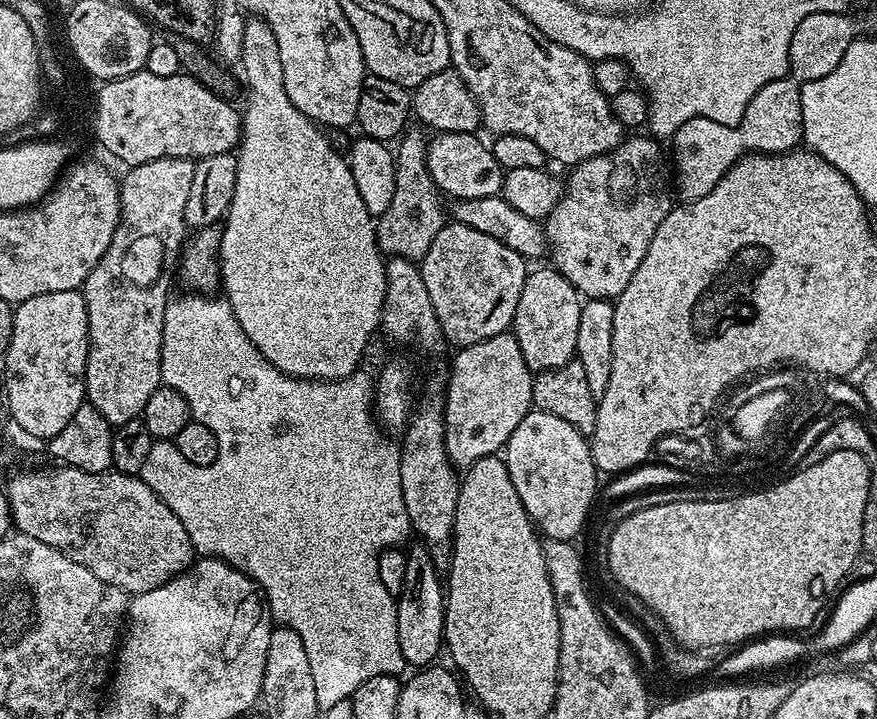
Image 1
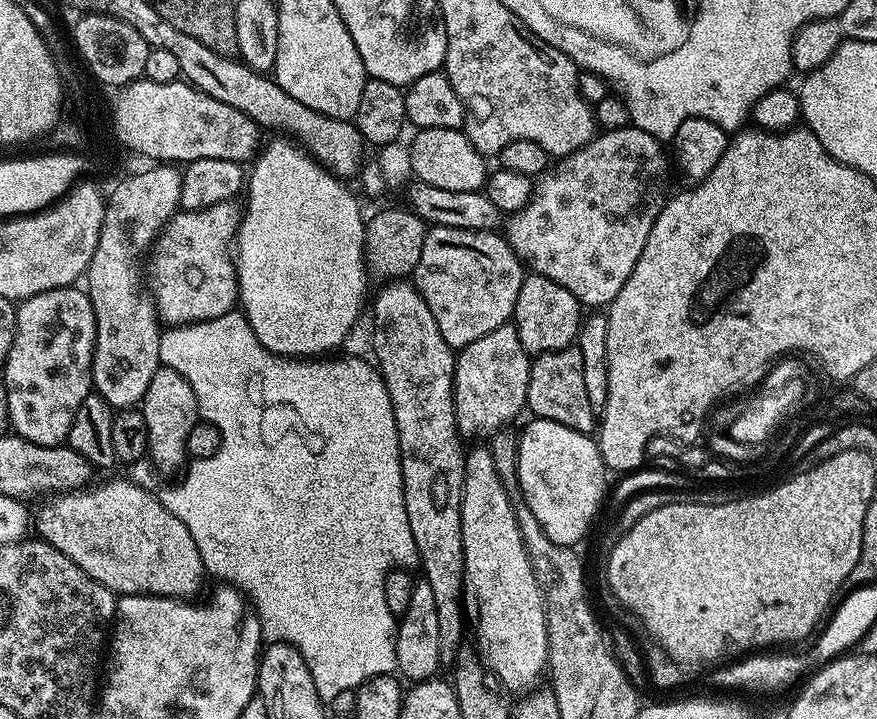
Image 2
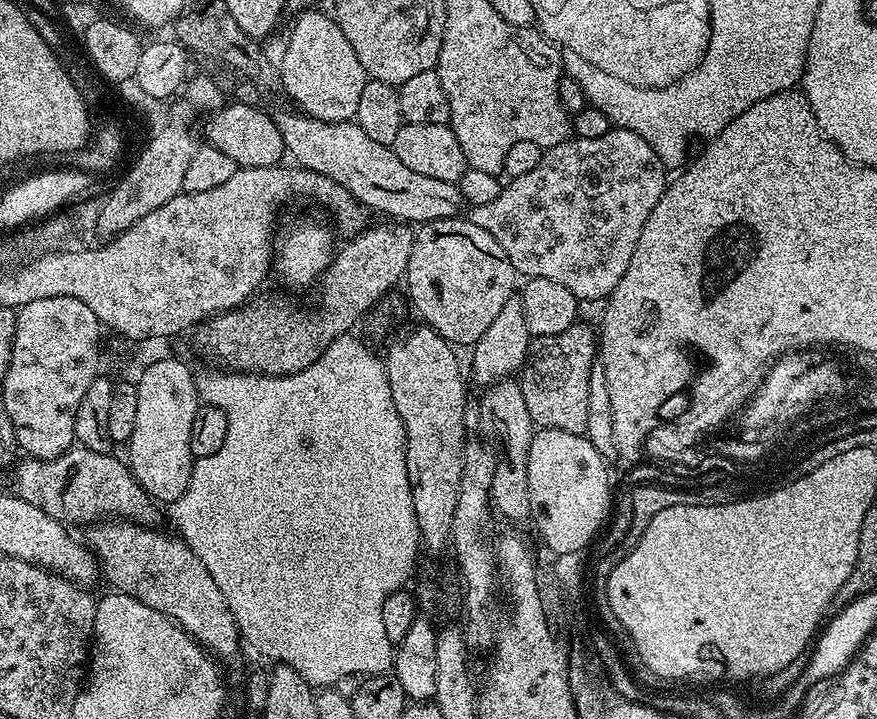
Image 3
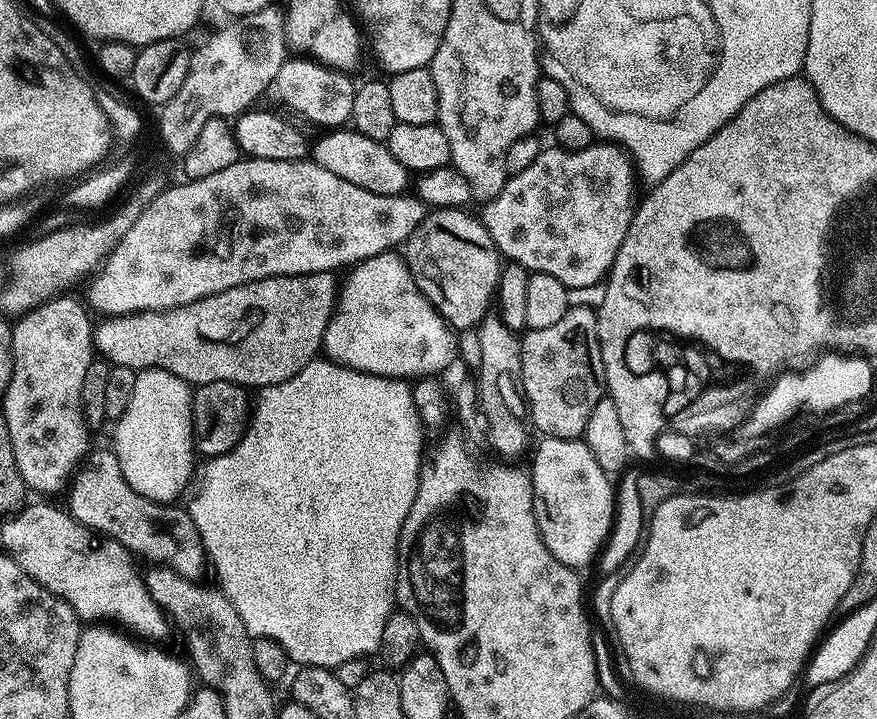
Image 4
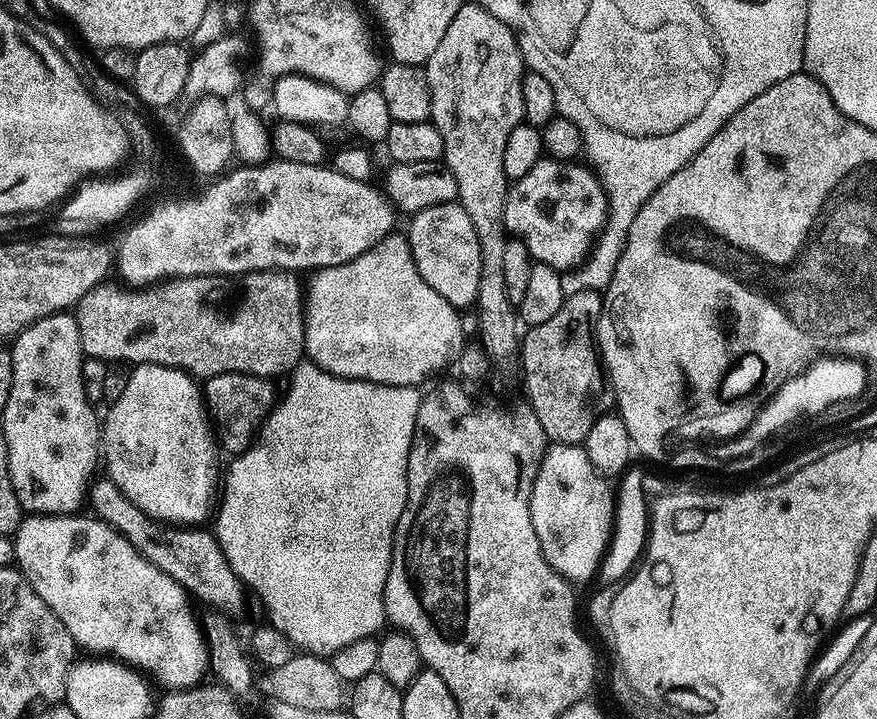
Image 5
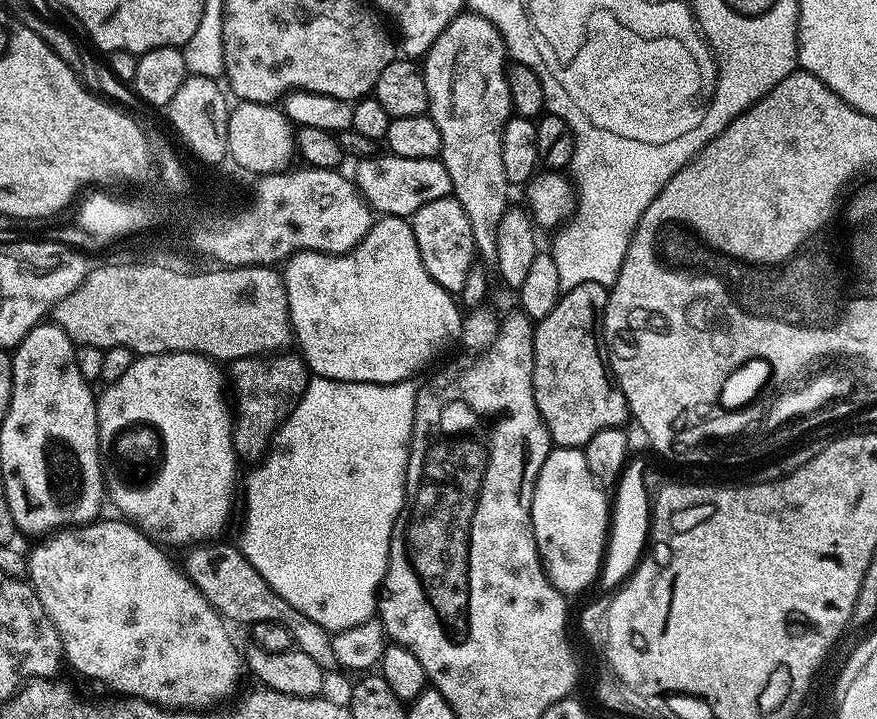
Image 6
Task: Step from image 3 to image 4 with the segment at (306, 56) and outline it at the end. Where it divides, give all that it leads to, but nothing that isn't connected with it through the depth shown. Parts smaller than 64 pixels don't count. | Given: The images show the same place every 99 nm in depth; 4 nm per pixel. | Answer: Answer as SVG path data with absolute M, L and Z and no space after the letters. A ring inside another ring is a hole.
M289 58L284 61L282 70L278 70L274 88L275 91L280 91L281 101L299 113L306 114L307 118L318 126L347 125L352 119L354 94L357 89L357 85L352 84L351 78L348 77L351 75L344 70L333 70L327 64L312 58L302 59L306 60Z

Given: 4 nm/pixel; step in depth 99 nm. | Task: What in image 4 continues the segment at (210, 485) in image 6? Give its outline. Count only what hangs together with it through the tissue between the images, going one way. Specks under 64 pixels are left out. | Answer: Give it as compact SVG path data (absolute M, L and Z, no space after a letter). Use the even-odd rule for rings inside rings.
M146 368L136 373L136 381L134 382L134 395L130 398L130 406L126 406L126 414L122 414L120 420L115 421L116 428L116 445L114 451L118 462L122 466L122 474L126 478L126 482L130 482L130 486L134 490L138 490L138 494L142 494L146 498L150 498L159 504L170 504L179 501L180 491L188 484L188 479L193 479L194 468L192 472L192 456L194 457L194 445L192 443L192 394L193 389L185 380L178 378L172 372L167 372L161 368Z

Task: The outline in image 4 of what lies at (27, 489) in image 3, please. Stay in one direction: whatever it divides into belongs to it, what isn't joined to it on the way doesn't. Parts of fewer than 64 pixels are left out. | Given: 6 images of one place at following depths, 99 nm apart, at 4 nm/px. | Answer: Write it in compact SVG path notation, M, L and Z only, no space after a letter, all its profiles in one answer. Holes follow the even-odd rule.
M104 448L98 449L97 452L96 449L89 451L88 455L80 461L76 471L72 473L67 492L66 511L90 531L99 532L102 536L109 536L128 549L135 557L146 556L155 565L170 568L184 578L200 580L203 577L204 568L206 572L204 548L200 545L200 535L188 514L187 507L177 506L175 503L159 504L138 494L138 490L134 490L130 486L130 482L126 482L115 451L108 449L107 452Z

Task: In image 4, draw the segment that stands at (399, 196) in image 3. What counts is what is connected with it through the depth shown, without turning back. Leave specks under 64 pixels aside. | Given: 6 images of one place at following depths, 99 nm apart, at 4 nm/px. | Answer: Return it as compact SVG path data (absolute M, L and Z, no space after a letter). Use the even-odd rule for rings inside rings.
M340 126L325 132L328 132L325 136L320 134L315 137L310 148L310 159L318 166L322 166L322 170L330 170L330 174L338 174L338 178L346 178L346 182L354 182L354 186L362 186L362 190L370 190L370 194L399 196L409 191L410 173L402 166L402 162L398 162L398 158L394 158L394 154L390 154L387 143L366 138L366 134L358 134L348 126Z

